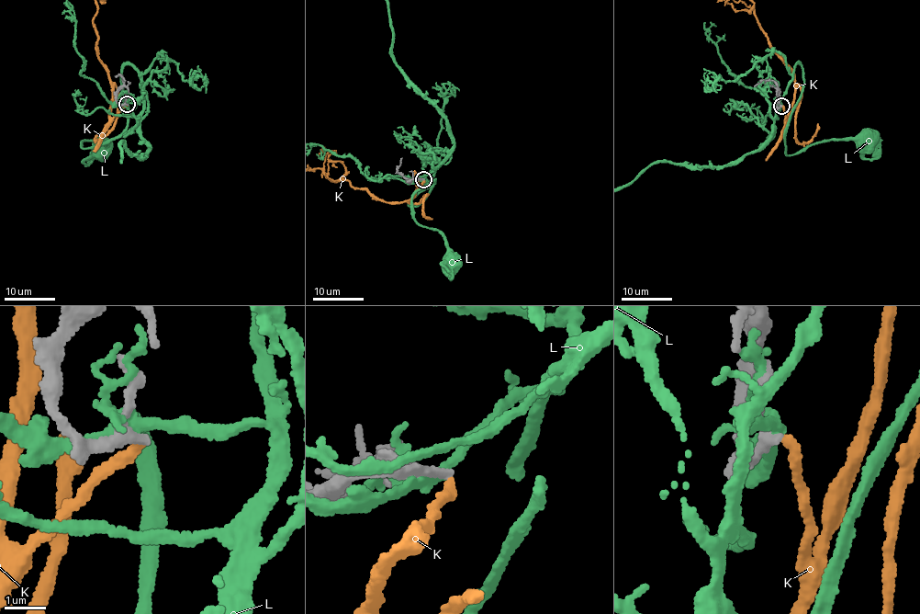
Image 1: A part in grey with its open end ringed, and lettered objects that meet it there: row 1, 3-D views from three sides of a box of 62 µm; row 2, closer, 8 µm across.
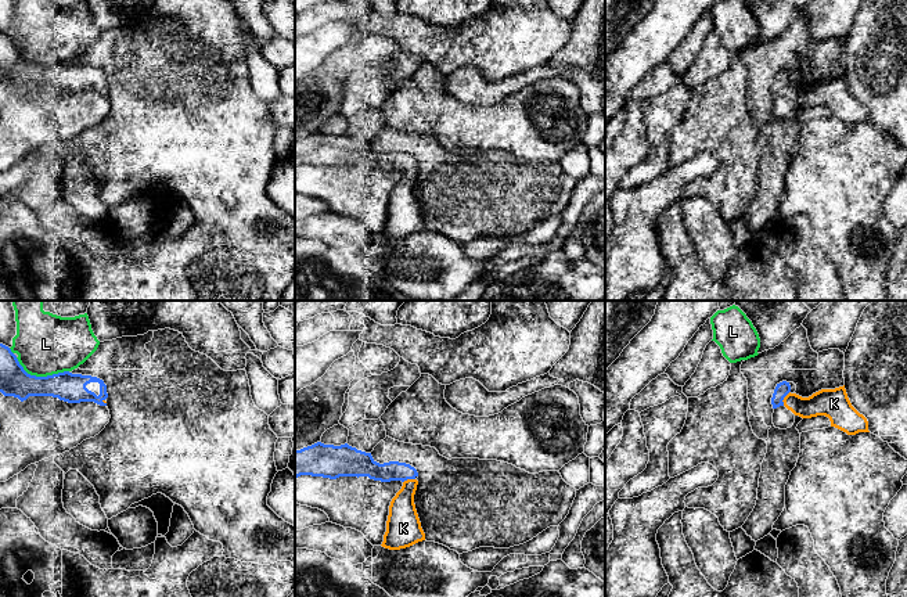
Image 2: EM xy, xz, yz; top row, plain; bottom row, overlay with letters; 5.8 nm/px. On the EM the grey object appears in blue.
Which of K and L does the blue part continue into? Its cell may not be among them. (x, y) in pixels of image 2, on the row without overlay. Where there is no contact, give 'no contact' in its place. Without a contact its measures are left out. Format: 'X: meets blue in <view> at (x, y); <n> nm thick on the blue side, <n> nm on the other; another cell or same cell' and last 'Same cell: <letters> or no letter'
K: meets blue in yz at (784, 86); 80 nm thick on the blue side, 160 nm on the other; same cell
L: meets blue in xy at (40, 67); 180 nm thick on the blue side, 360 nm on the other; another cell
Same cell: K

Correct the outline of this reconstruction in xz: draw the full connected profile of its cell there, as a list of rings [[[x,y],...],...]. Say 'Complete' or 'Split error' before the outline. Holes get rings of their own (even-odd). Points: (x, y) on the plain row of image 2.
Split error. [[[317,132],[295,140],[295,168],[300,165],[336,169],[339,166],[368,166],[374,170],[402,170],[403,176],[392,188],[382,237],[400,240],[425,230],[425,223],[414,194],[418,162],[406,152],[379,154],[371,143],[348,133],[341,136]]]

